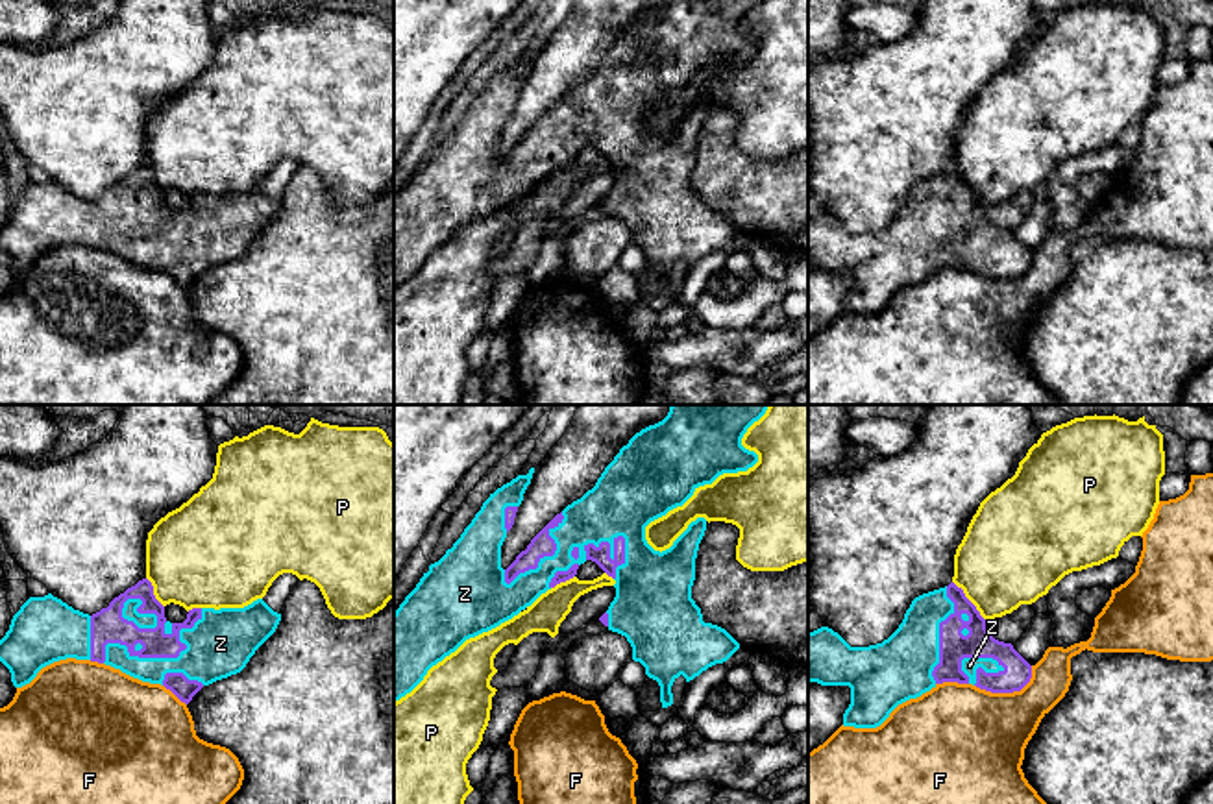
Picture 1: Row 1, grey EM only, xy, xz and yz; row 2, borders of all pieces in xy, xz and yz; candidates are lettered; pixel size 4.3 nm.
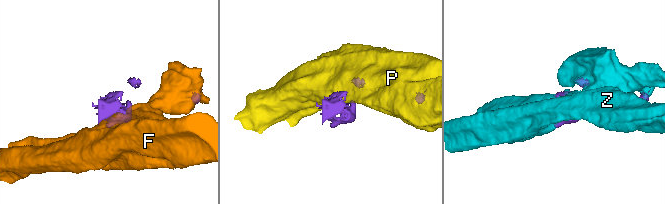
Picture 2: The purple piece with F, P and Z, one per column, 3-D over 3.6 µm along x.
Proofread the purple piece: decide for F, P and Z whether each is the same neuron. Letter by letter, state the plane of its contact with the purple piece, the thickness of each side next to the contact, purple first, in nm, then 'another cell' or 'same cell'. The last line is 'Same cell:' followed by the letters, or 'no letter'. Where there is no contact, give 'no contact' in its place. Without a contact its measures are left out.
F: meets purple in yz; 130 nm thick on the purple side, 420 nm on the other; another cell
P: meets purple in yz; 130 nm thick on the purple side, 420 nm on the other; another cell
Z: meets purple in xy; 140 nm thick on the purple side, 260 nm on the other; same cell
Same cell: Z

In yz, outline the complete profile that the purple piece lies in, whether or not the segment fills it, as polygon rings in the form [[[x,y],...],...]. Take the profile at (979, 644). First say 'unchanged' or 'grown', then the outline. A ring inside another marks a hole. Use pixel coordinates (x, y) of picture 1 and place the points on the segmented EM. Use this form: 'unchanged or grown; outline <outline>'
grown; outline [[[954,582],[915,597],[899,628],[882,643],[851,647],[828,627],[808,632],[808,682],[851,688],[843,726],[876,728],[899,704],[943,682],[1013,693],[1021,691],[1030,678],[1032,665],[1011,643],[999,641],[987,632],[986,619]]]

